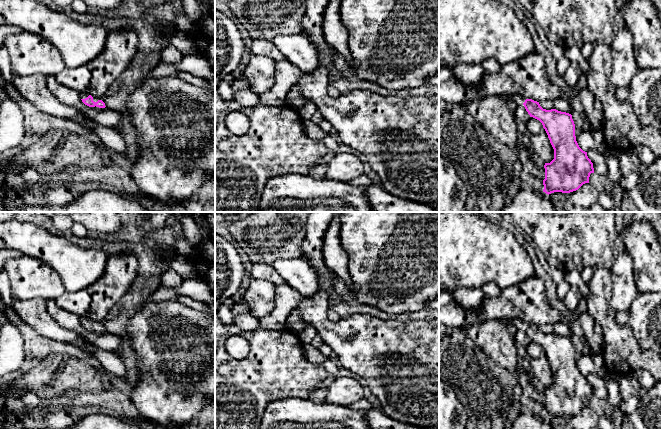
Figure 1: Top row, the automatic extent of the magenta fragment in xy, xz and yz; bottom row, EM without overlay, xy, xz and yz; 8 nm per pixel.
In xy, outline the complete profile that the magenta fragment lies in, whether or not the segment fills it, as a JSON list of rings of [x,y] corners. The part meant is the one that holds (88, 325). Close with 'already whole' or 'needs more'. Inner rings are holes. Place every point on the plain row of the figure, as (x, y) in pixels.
[[[79,317],[80,322],[82,324],[82,326],[89,330],[89,331],[99,331],[99,332],[105,332],[105,327],[102,324],[98,324],[95,321],[92,321],[90,318],[88,317]]] | needs more

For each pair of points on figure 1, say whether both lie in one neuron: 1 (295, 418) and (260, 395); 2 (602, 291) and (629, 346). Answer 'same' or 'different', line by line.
1: different
2: same

